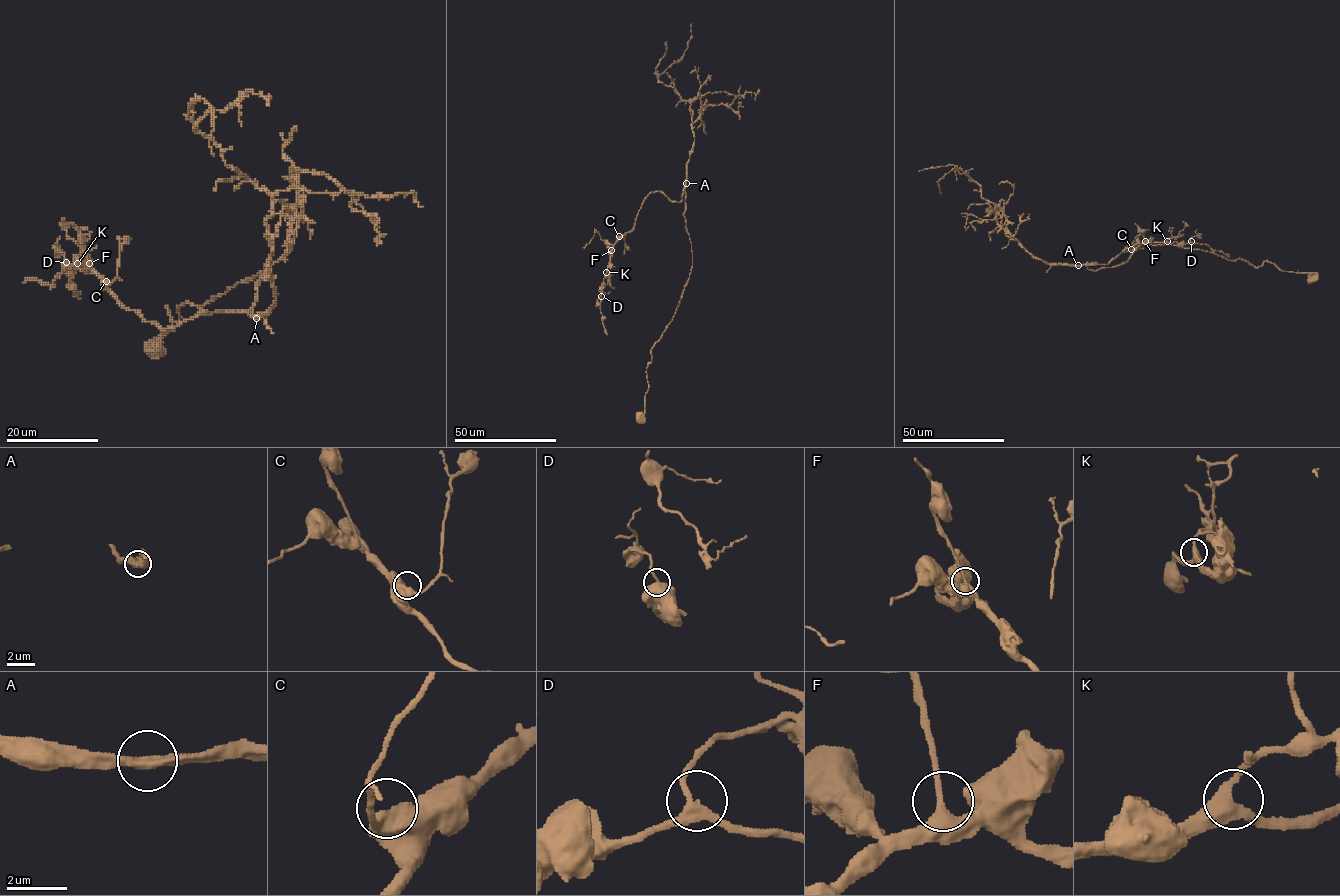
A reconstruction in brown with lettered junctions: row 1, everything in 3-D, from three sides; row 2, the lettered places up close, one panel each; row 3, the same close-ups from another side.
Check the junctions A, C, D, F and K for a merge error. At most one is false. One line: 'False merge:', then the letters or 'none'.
False merge: none

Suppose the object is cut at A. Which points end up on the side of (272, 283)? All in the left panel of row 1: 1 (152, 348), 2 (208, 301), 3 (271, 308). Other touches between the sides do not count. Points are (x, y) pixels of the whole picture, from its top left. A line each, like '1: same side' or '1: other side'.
1: other side
2: other side
3: same side

